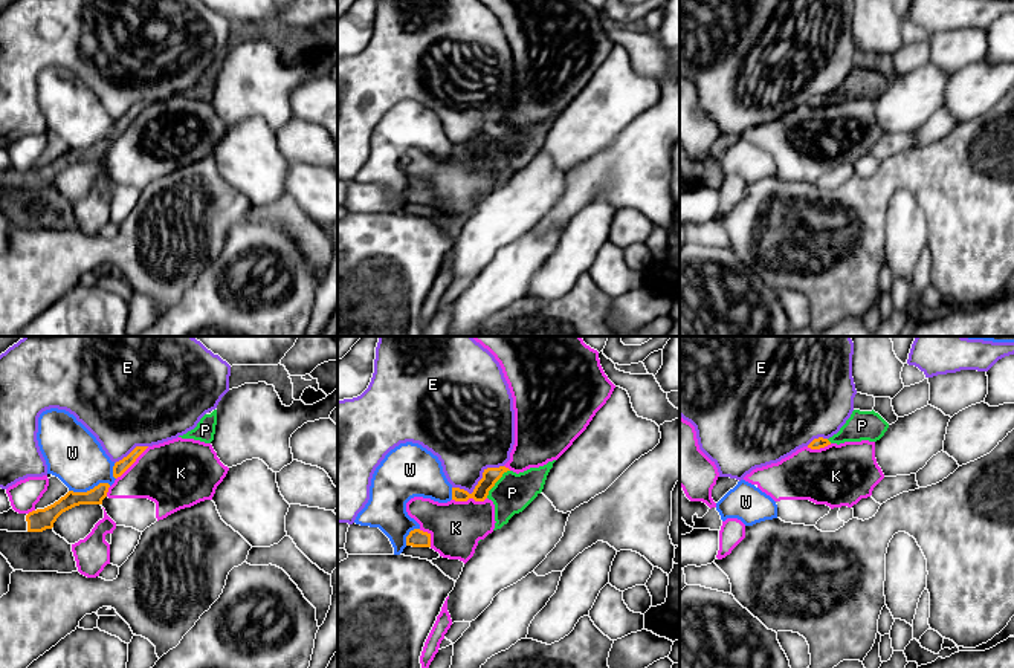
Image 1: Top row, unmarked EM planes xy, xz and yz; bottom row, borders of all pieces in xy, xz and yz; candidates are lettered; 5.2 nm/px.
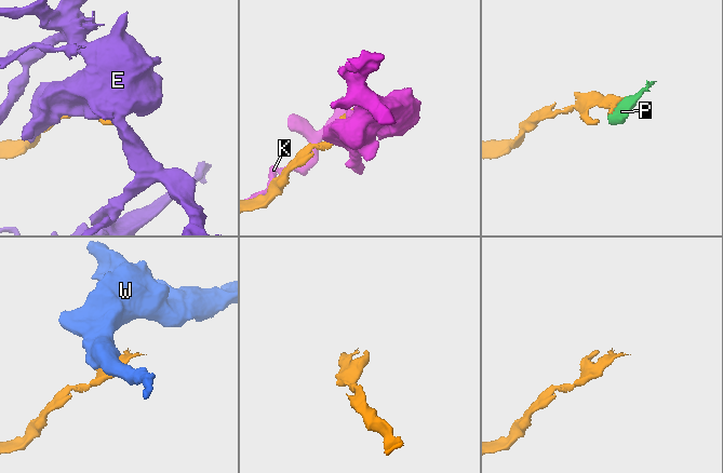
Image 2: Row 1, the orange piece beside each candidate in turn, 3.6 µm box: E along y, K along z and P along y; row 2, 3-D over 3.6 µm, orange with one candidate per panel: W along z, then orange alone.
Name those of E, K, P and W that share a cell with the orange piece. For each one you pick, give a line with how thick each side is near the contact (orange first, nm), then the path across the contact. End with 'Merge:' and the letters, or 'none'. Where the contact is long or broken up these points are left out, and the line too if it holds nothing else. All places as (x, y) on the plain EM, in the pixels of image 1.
P: 90 nm thick on the orange side, 200 nm on the other; runs through xz (490, 133), (495, 139), (512, 150)
Merge: P

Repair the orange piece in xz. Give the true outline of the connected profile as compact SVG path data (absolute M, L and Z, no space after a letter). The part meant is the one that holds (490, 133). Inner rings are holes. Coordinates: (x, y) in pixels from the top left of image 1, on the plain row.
M548 119L539 125L530 125L519 131L505 124L487 125L472 151L460 145L452 145L452 157L492 157L496 179L493 188L501 186L515 171L522 170L542 150L554 119Z

